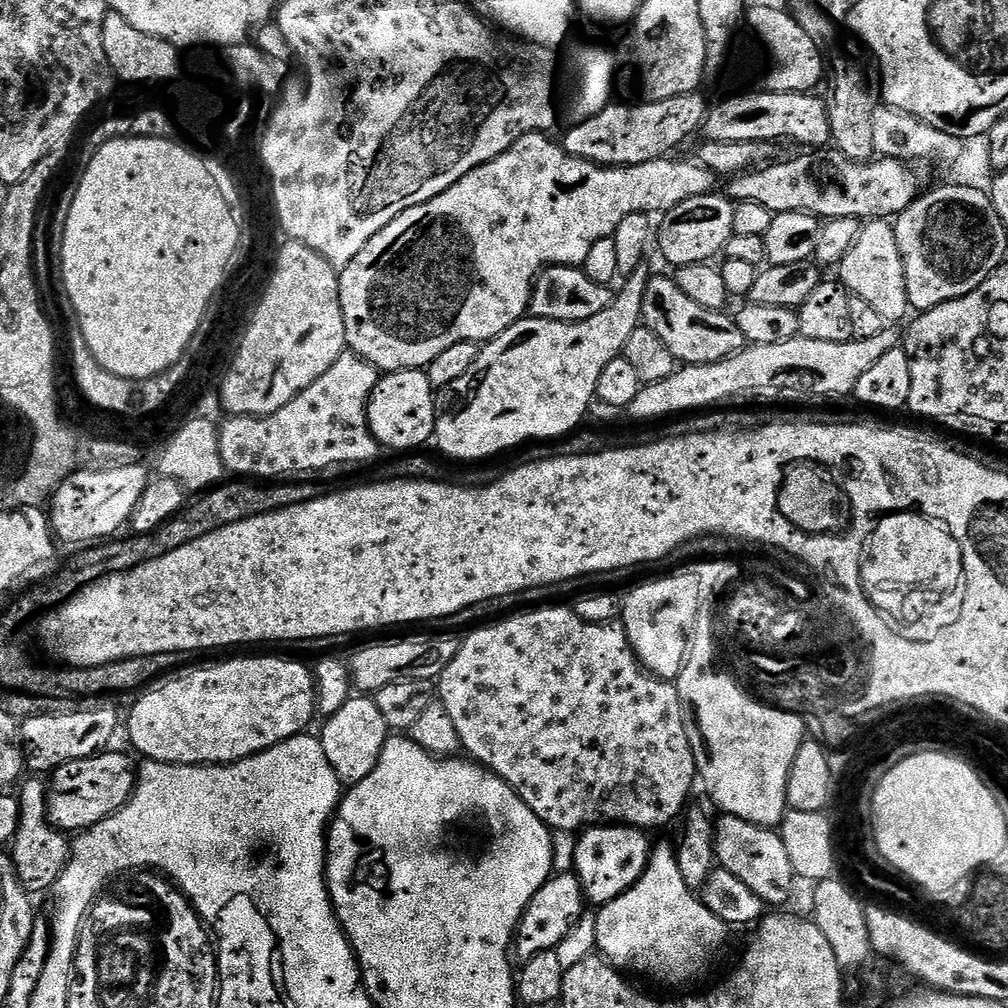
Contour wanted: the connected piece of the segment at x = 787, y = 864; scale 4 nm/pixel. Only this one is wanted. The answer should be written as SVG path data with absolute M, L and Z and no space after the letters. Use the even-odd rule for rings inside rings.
M721 815L716 822L716 859L735 872L768 906L784 906L792 892L794 873L790 854L779 831L759 828L737 816Z

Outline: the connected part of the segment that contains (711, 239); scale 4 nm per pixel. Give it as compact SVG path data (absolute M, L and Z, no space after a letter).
M716 195L695 196L663 213L664 221L658 224L660 252L673 269L715 261L715 256L719 257L730 242L734 235L734 204L727 195Z

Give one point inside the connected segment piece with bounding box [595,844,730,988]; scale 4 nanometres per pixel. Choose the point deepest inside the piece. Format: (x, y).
(661, 928)

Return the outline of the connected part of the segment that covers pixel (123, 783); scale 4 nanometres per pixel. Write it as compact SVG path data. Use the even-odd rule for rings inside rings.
M101 750L94 756L87 756L81 760L71 760L62 767L55 769L50 776L50 795L48 797L48 819L52 825L65 834L76 834L85 828L93 828L107 816L113 816L118 809L127 804L136 788L138 775L137 765L124 752Z

